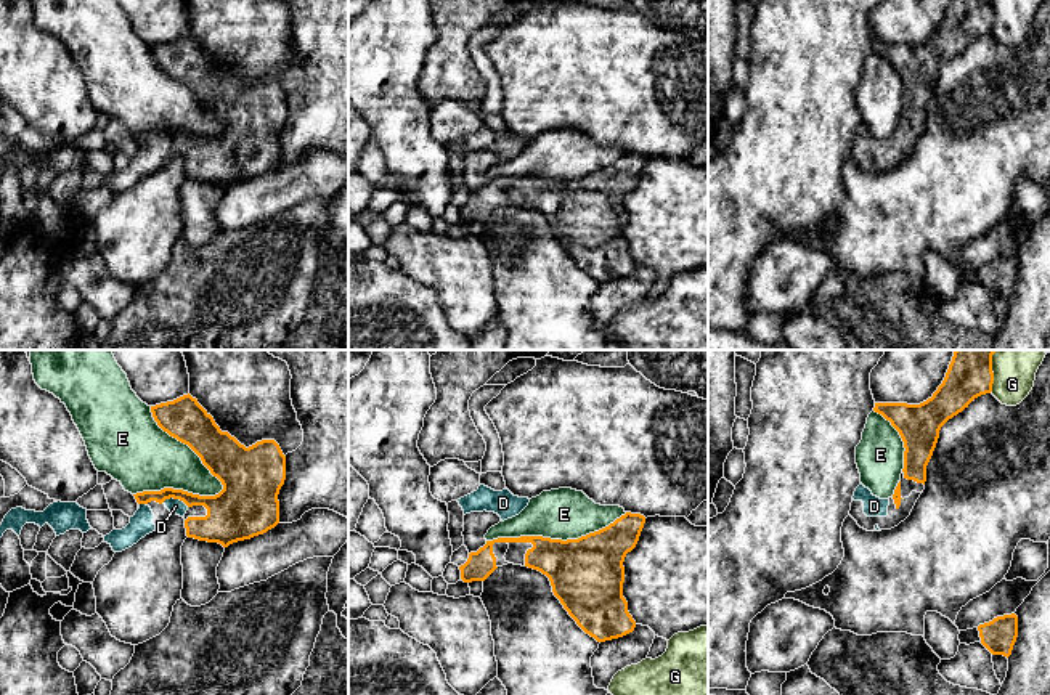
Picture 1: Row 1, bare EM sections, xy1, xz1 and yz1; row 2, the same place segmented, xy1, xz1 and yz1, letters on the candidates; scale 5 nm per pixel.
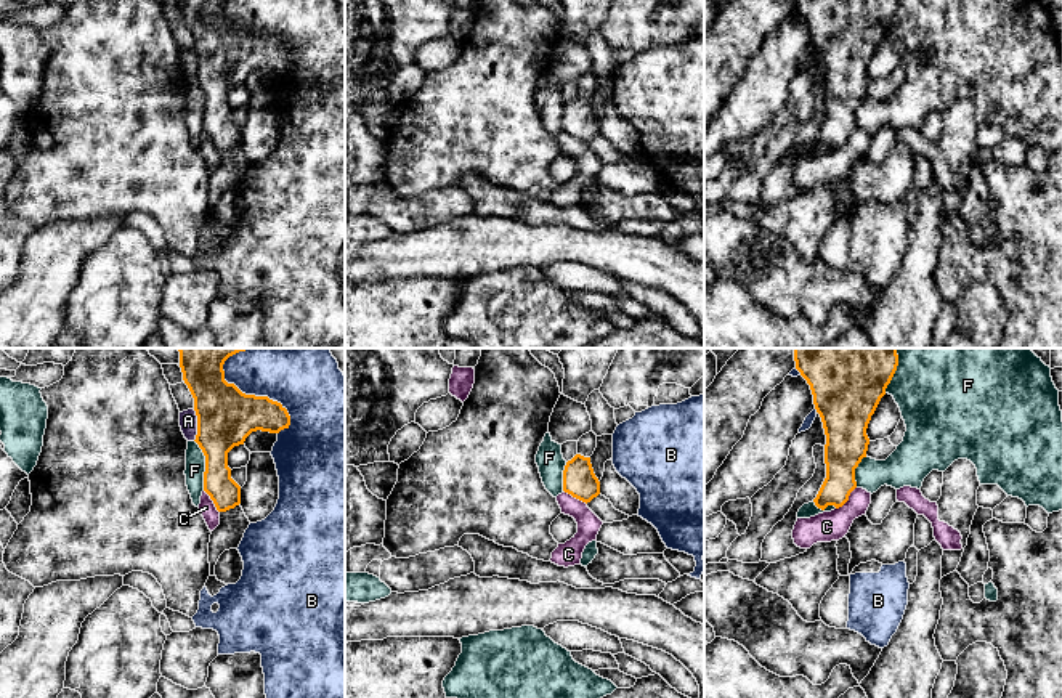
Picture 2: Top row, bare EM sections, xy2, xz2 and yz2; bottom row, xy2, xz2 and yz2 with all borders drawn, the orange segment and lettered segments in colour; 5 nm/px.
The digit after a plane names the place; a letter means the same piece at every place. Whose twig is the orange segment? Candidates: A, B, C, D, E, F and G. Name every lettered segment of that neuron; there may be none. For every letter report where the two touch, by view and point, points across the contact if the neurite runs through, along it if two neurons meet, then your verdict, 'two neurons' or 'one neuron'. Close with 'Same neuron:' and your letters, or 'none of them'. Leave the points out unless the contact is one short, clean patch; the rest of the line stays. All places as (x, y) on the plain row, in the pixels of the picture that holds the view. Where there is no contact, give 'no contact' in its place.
A: meets orange in xy2 at (198, 66); border along xy2 (193, 50), (196, 56), (194, 81); two neurons
B: meets orange in xy2 at (254, 36); two neurons
C: meets orange in yz2 at (847, 140); border along yz2 (855, 127), (849, 138), (836, 150); two neurons
D: meets orange in xy1 at (175, 138); runs through xy1 (223, 151), (207, 142), (175, 138), (175, 146); one neuron
E: meets orange in xy1 at (188, 85); two neurons
F: meets orange in xy2 at (206, 106); two neurons
G: meets orange in yz1 at (993, 16); border along yz1 (993, 0), (993, 29), (989, 32); two neurons
Same neuron: D

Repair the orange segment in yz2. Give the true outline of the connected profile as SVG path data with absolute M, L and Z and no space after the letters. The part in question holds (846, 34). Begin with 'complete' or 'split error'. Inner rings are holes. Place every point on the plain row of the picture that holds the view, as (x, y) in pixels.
complete | M898 0L794 2L810 26L826 75L826 119L813 143L821 151L828 146L839 149L857 128L855 109L866 98L869 85L866 69Z

